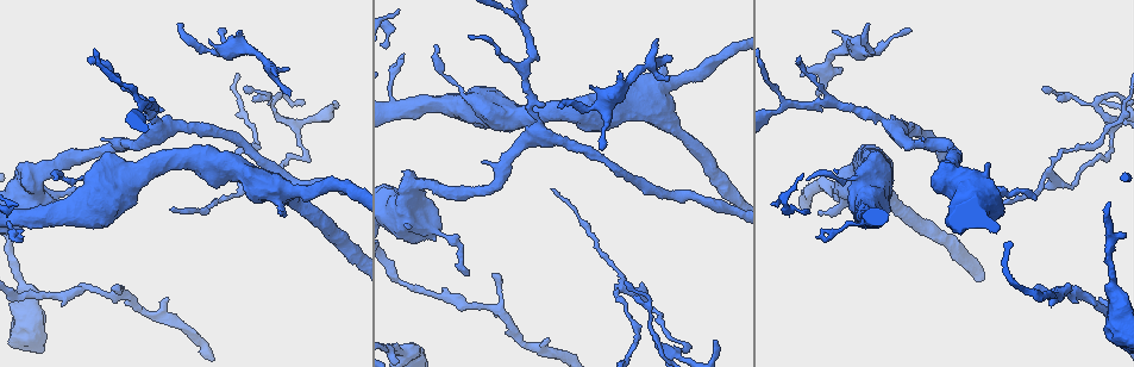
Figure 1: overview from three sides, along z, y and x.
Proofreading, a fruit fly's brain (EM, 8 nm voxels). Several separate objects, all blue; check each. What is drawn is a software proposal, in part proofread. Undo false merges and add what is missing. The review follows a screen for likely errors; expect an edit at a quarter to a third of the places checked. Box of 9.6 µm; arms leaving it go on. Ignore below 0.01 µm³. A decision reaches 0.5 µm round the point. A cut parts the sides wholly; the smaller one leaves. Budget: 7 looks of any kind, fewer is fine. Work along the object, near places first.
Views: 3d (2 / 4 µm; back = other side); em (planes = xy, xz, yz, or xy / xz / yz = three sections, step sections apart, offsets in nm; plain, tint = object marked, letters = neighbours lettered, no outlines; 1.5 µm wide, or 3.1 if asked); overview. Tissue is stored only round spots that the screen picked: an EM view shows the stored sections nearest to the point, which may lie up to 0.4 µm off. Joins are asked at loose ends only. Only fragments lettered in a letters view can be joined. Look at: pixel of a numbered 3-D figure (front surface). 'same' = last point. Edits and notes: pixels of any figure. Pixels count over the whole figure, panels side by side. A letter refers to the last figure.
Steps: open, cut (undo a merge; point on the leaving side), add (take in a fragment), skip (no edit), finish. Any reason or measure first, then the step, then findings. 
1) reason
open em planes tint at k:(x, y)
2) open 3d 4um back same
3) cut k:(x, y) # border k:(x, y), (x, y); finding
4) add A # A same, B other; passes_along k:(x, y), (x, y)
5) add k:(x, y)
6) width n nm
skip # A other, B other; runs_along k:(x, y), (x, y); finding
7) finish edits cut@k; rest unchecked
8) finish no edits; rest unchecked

free end
open 3d 4um at 1:(562, 108)

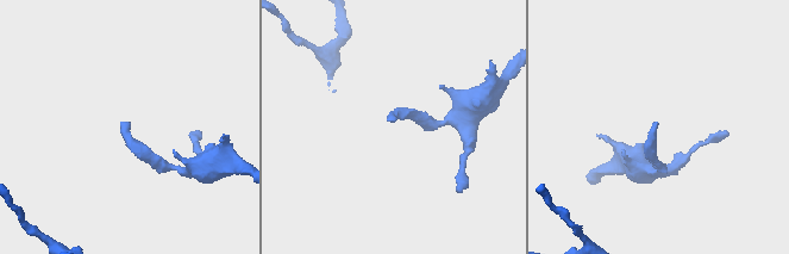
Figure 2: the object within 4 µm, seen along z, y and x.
now the EM
open em planes plain at 2:(127, 124)

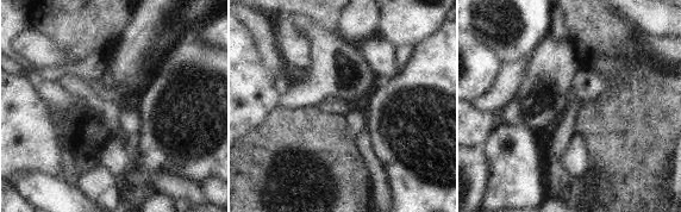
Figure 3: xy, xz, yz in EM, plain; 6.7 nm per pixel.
see the neighbours
open em planes letters same

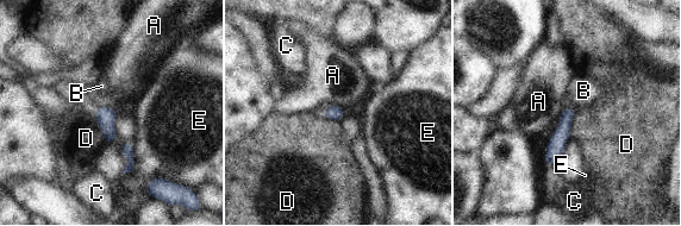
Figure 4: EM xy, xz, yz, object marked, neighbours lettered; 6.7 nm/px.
longest_contact E 200 nm
skip # A other, B other, C other, D other, E other; border 4:(331, 104), (336, 104), (345, 110); none of them fits

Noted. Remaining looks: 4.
thick turns thin
open 3d 4um at 1:(1096, 107)

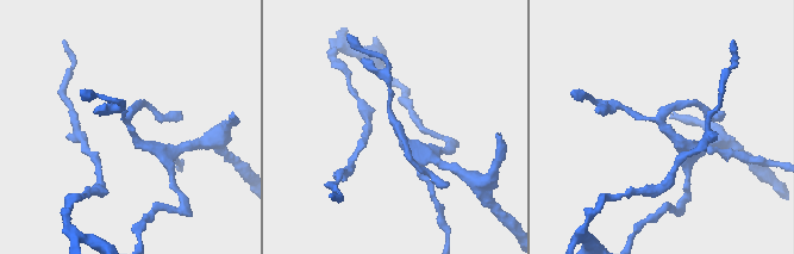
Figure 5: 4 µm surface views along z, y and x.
arms 3
open em planes tint at 5:(397, 130)

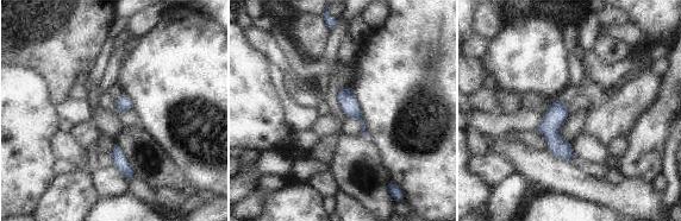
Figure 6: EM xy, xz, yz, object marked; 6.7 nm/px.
see the neighbours
open em planes letters same

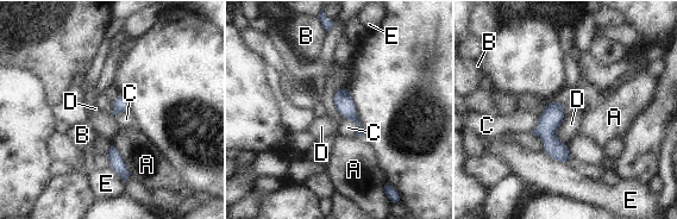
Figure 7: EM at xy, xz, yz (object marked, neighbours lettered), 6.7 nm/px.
width 100 nm
skip # A other, B other, C other, D other, E other; border 7:(566, 114), (556, 131), (556, 138); continuous, no second cell

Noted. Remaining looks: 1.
finish no edits; rest unchecked

